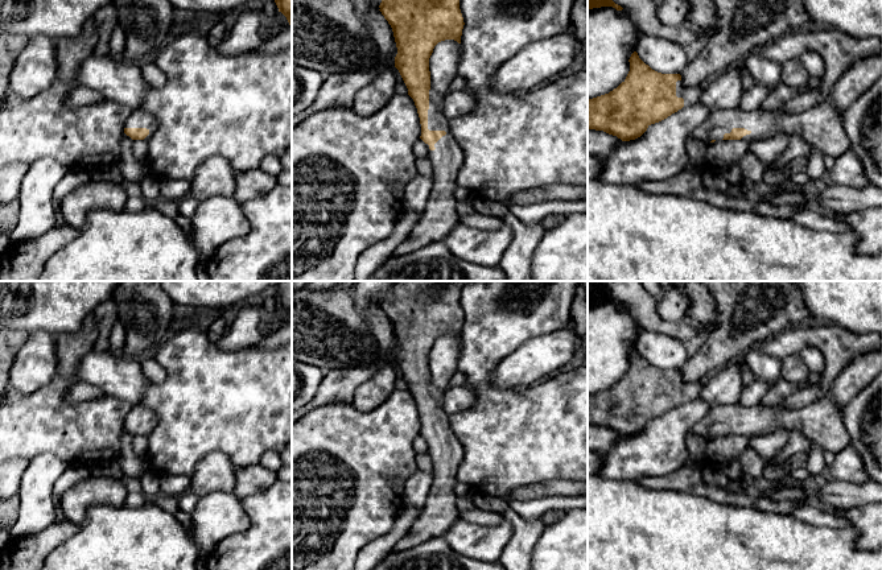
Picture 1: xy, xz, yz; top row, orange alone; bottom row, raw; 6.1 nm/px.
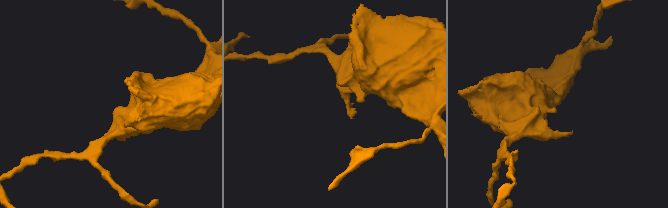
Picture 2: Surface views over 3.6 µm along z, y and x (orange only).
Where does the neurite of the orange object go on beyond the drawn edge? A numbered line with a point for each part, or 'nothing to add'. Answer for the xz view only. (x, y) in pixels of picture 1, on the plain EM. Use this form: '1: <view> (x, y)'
1: xz (439, 515)

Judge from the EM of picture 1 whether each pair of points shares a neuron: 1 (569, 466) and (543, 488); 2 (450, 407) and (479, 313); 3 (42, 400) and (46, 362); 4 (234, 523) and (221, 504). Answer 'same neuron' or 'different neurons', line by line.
1: different neurons
2: different neurons
3: different neurons
4: same neuron

